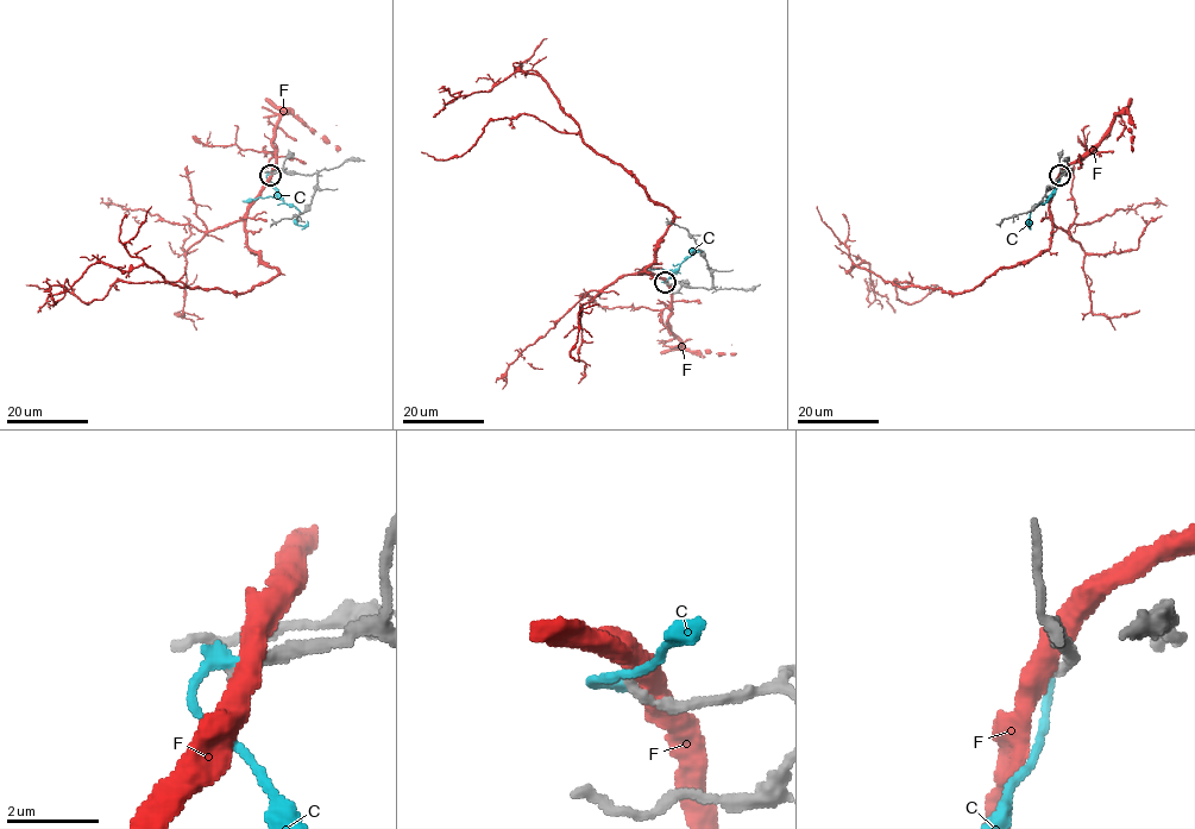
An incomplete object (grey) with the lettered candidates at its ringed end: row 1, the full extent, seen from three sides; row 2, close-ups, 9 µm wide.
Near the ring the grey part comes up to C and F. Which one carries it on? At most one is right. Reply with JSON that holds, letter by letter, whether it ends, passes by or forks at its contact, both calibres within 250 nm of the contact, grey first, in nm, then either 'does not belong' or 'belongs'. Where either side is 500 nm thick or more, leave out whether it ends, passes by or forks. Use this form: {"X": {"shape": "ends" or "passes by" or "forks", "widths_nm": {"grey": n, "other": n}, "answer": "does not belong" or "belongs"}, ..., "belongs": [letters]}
{"C": {"shape": "ends", "widths_nm": {"grey": 200, "other": 280}, "answer": "does not belong"}, "F": {"shape": "passes by", "widths_nm": {"grey": 240, "other": 480}, "answer": "does not belong"}, "belongs": []}

